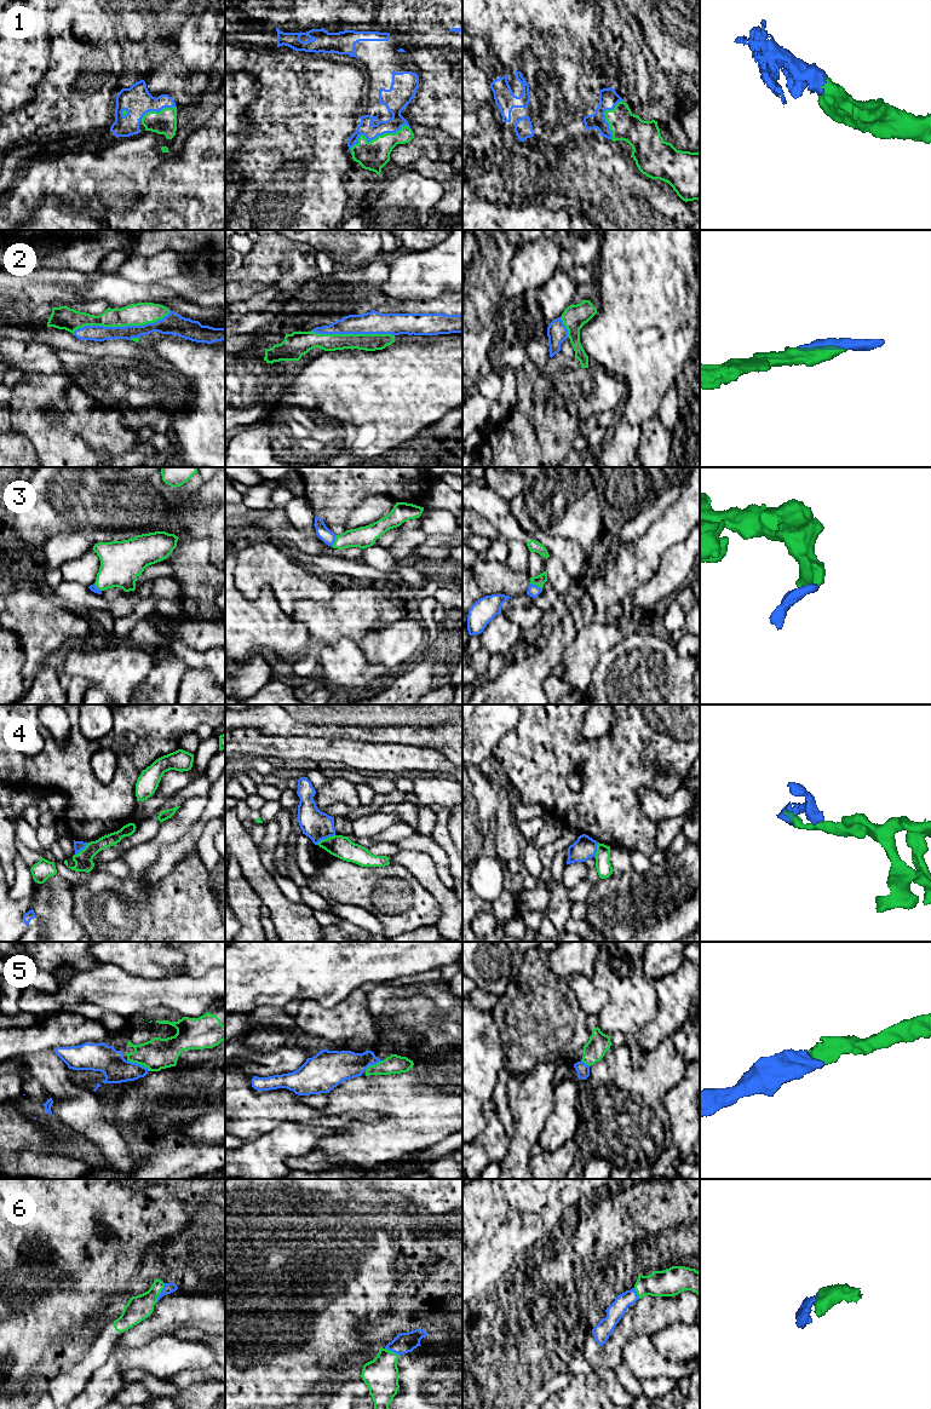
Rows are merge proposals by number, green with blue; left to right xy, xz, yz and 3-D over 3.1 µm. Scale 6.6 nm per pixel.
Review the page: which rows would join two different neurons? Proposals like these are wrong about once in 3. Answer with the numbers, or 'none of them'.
4

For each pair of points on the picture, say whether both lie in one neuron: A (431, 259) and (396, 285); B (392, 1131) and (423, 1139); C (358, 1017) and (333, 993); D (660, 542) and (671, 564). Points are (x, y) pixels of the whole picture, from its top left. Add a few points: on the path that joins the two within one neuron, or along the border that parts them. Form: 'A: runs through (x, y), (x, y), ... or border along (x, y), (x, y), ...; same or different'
A: runs through (423, 268), (404, 282); same
B: runs through (400, 1132), (403, 1136), (415, 1137); same
C: border along (367, 987), (356, 988), (333, 1006), (312, 1000); different
D: border along (687, 536), (664, 555), (657, 569), (649, 578); different

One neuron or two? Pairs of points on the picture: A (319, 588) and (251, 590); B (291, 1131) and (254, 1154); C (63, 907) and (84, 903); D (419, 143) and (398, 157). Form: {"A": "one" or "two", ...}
{"A": "one", "B": "one", "C": "two", "D": "one"}

